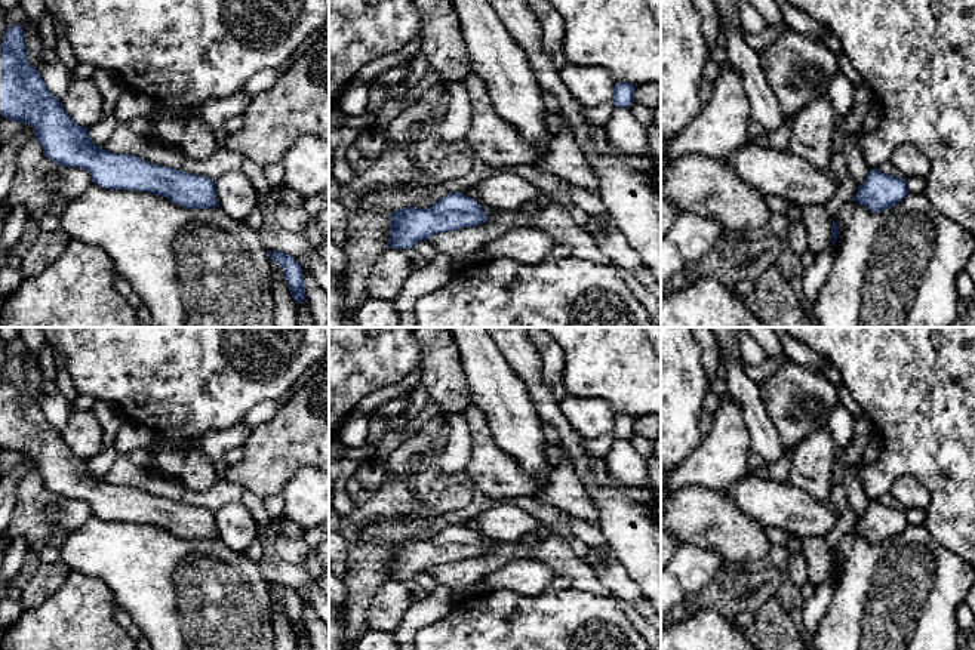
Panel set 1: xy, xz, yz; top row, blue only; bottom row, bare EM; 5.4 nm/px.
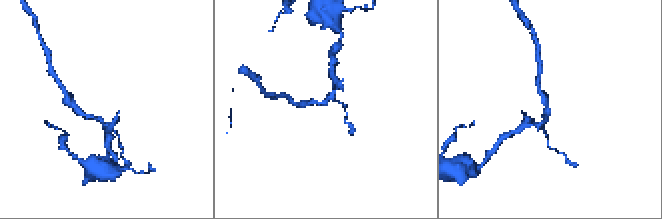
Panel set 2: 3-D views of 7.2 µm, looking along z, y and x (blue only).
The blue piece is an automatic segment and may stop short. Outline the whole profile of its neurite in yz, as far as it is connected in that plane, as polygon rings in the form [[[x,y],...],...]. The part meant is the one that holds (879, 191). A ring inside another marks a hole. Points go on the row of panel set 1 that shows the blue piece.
[[[876,167],[870,169],[853,200],[870,212],[879,213],[898,204],[907,194],[905,179],[885,175]]]

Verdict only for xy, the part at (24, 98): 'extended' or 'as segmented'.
as segmented

